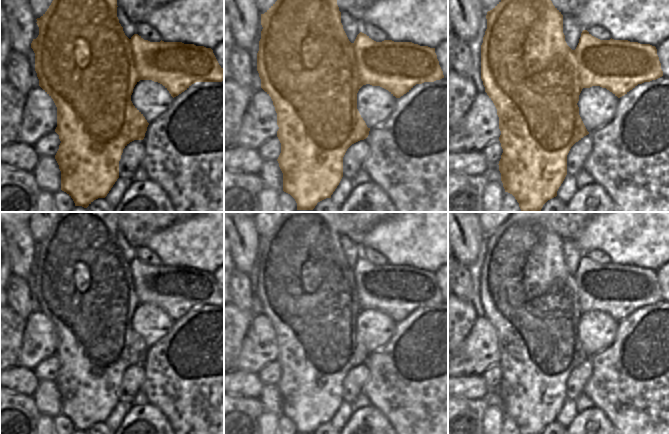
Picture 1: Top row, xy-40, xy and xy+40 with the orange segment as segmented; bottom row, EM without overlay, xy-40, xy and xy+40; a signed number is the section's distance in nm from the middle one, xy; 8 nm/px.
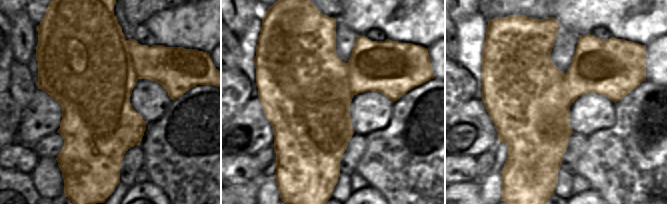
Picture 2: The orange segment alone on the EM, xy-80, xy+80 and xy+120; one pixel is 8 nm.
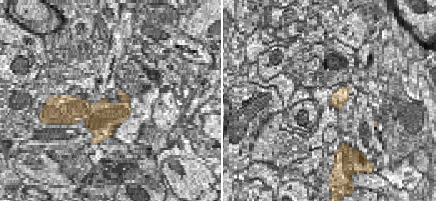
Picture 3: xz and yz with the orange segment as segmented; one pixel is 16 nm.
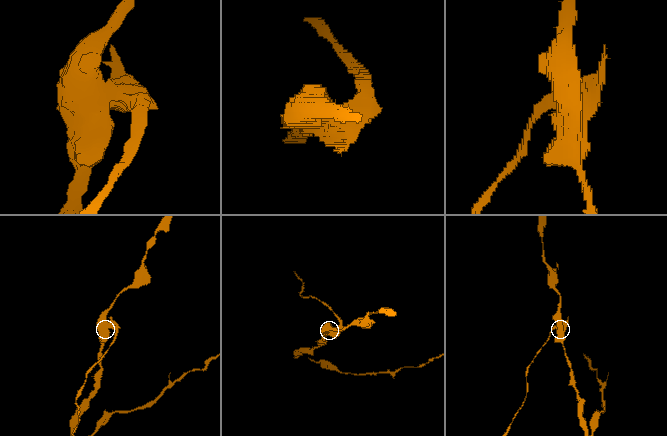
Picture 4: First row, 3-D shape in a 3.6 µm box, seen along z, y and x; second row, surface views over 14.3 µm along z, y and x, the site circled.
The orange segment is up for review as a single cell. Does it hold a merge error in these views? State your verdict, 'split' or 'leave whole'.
split

